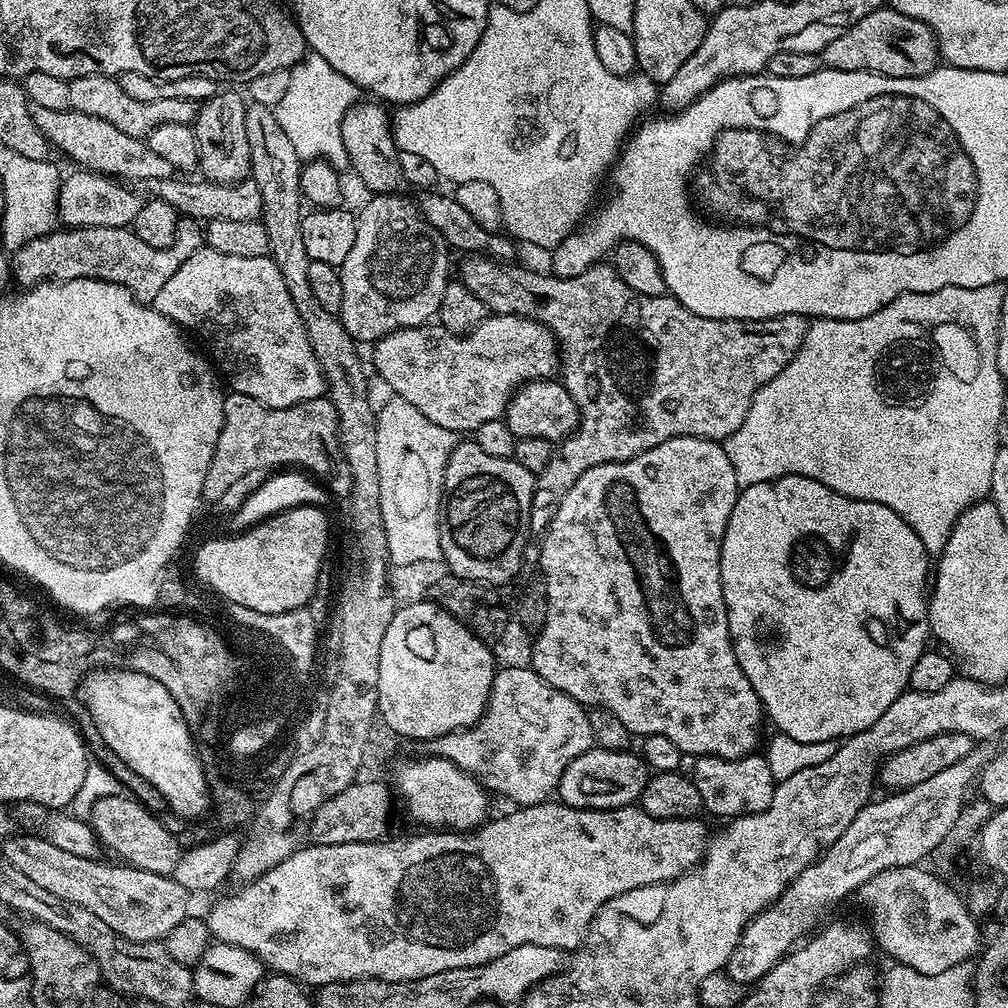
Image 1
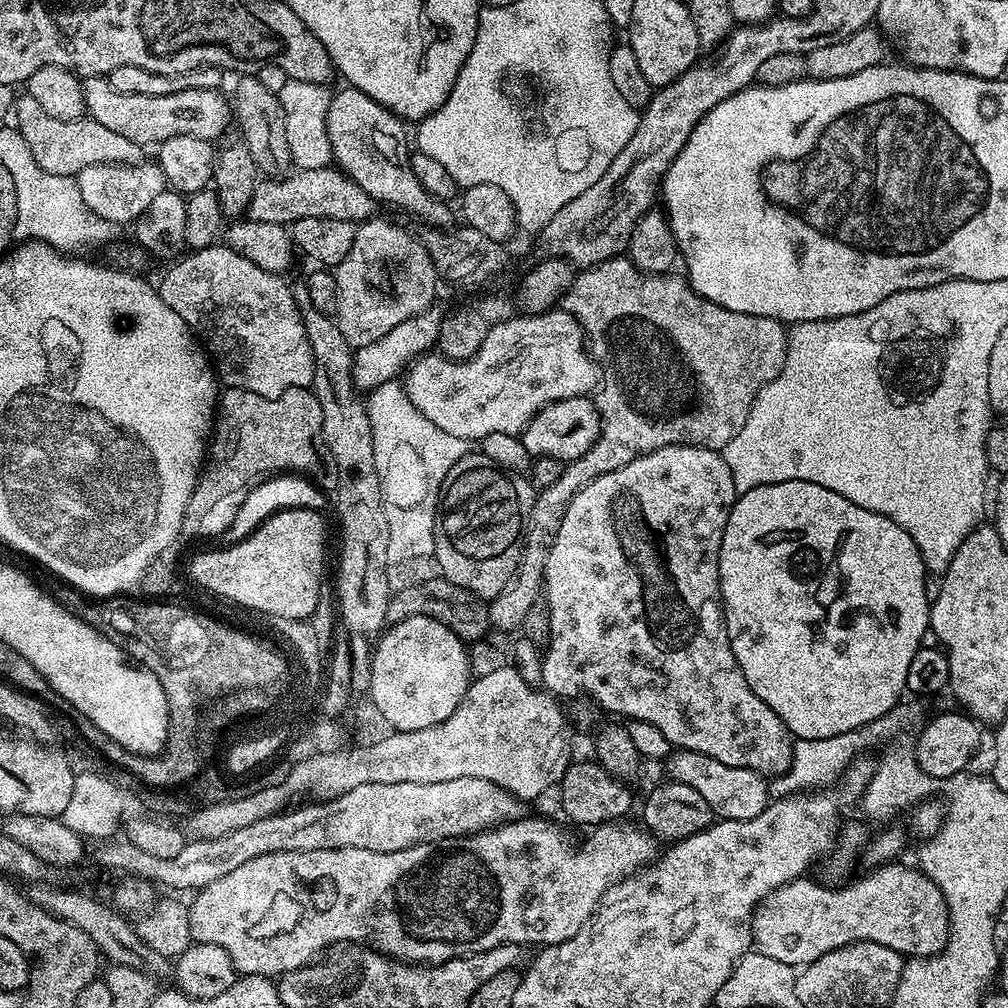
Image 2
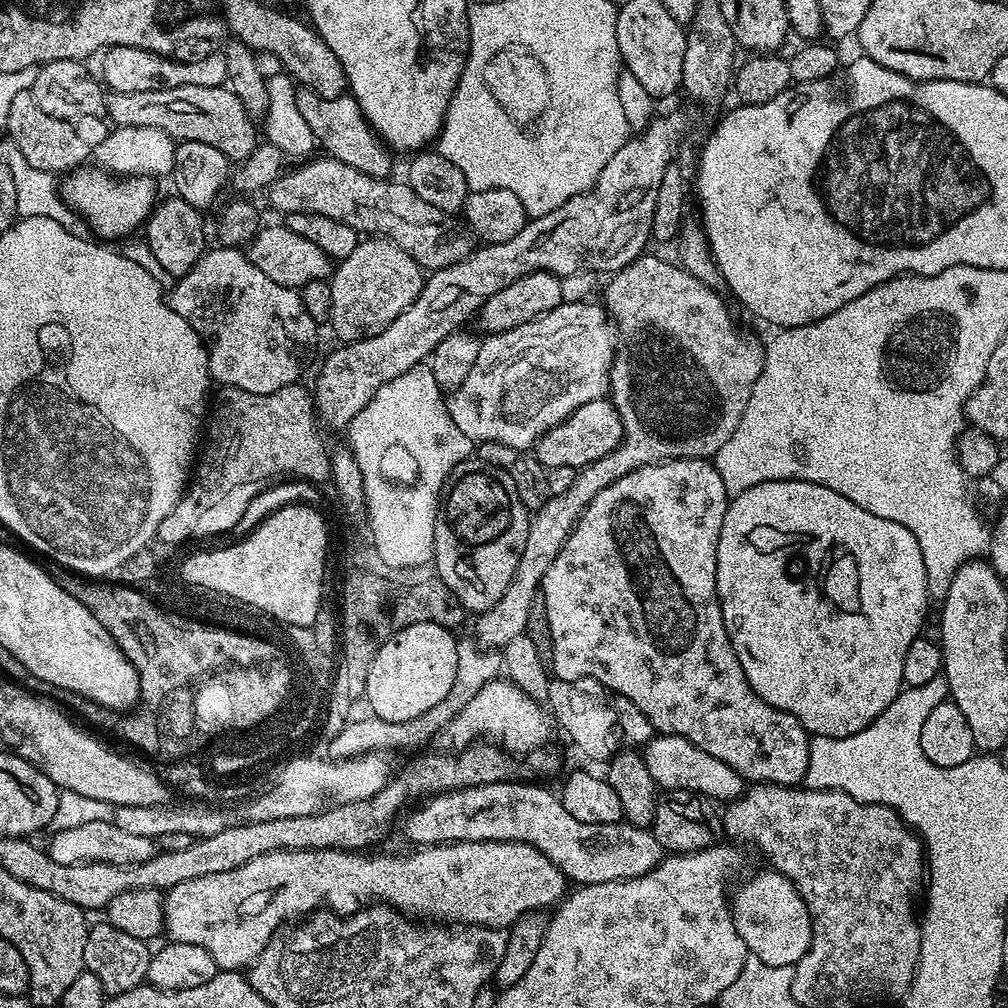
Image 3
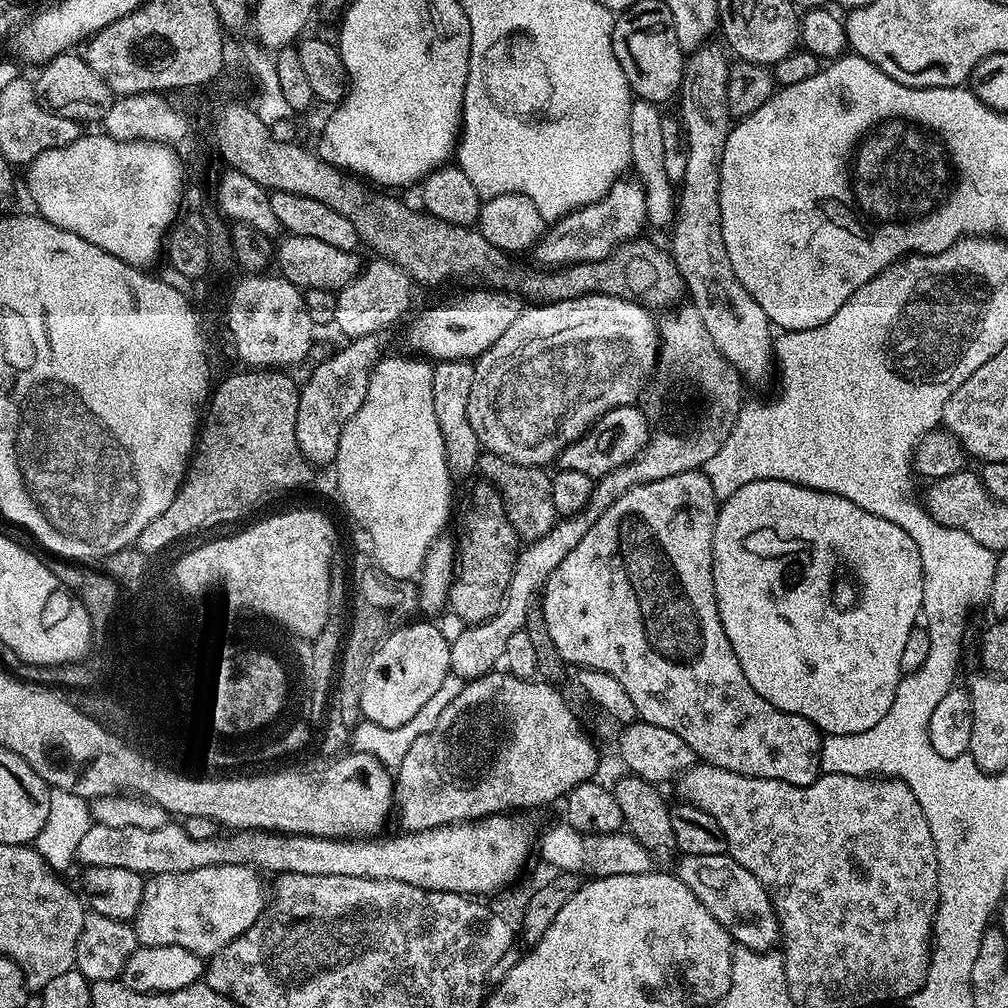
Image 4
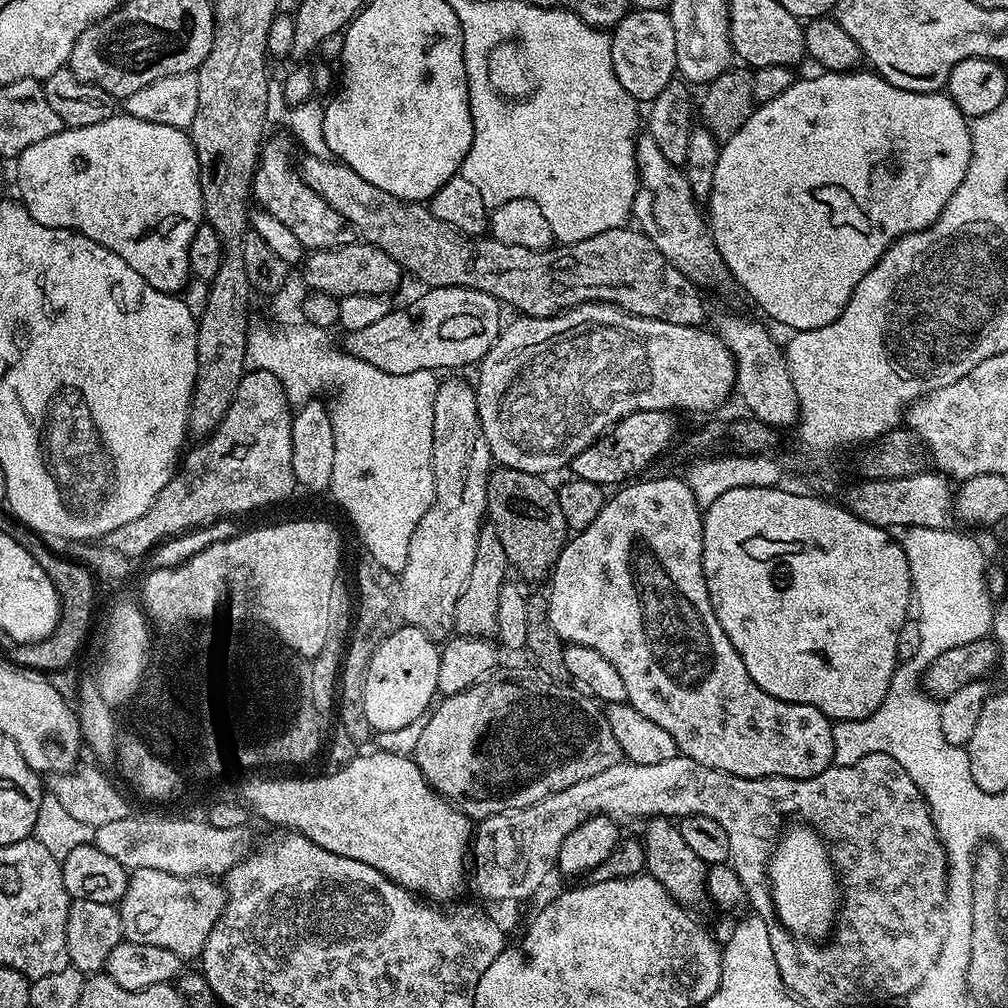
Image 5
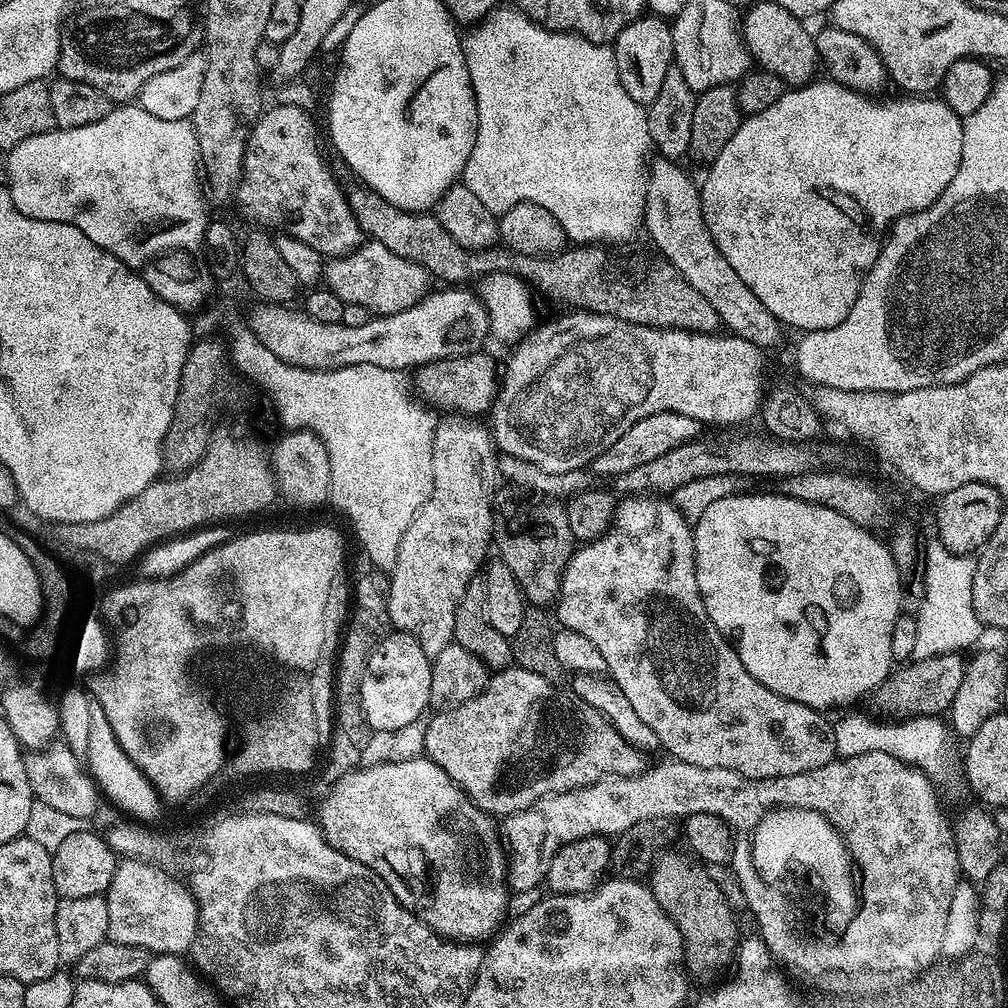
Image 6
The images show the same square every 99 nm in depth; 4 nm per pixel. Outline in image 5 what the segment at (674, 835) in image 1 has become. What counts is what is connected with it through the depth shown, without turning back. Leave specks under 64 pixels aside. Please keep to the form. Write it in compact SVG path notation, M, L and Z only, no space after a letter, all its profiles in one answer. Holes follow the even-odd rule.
M133 867L118 905L124 939L162 946L162 950L174 950L181 958L199 957L222 914L225 899L223 887L211 876L175 876Z

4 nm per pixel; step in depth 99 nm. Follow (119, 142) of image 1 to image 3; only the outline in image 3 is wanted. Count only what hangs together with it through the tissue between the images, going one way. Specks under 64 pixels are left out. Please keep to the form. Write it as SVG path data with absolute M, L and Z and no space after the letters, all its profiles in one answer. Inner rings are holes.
M27 91L16 95L13 104L10 105L6 136L22 150L23 157L35 169L51 174L66 174L73 168L91 161L96 155L102 138L106 138L109 131L104 116L87 116L73 120L54 118L43 110L38 110L31 91Z

